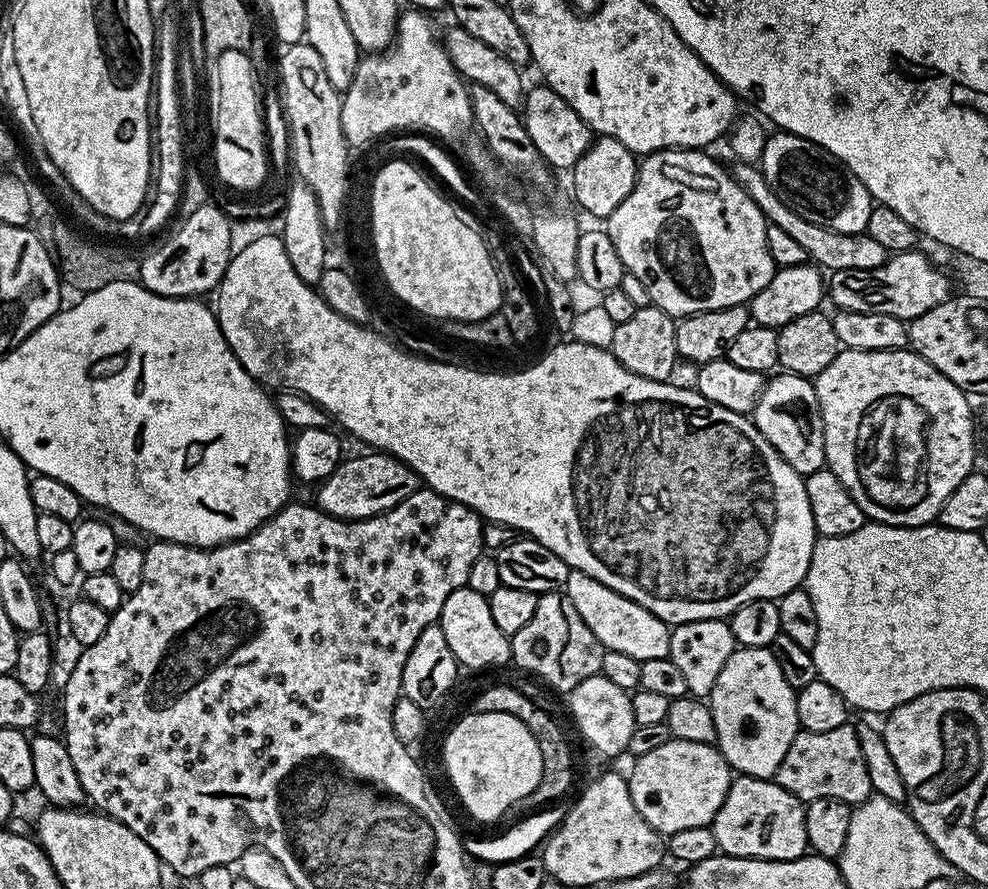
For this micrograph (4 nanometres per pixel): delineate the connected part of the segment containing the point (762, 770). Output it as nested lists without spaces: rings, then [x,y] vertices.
[[[737,647],[730,654],[710,697],[714,726],[718,726],[716,744],[728,767],[742,776],[757,776],[760,780],[775,777],[790,742],[801,731],[796,709],[797,689],[782,678],[782,669],[771,647]]]

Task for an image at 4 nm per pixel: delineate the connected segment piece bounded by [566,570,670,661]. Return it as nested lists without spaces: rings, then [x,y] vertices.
[[[575,570],[568,573],[566,595],[570,602],[574,602],[574,610],[582,614],[582,622],[590,626],[594,638],[598,638],[598,642],[603,644],[607,651],[630,654],[630,658],[639,661],[668,655],[669,625],[658,619],[650,610],[638,606],[638,602],[610,590],[610,586],[598,582],[585,572]]]

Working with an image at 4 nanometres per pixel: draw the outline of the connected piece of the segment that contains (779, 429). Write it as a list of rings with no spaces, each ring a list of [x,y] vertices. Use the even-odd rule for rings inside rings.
[[[781,371],[779,375],[773,375],[760,392],[760,398],[754,409],[754,423],[756,429],[766,438],[766,442],[774,446],[778,455],[793,470],[806,477],[826,464],[824,423],[820,417],[816,385],[807,376],[795,376],[794,373],[785,371]]]

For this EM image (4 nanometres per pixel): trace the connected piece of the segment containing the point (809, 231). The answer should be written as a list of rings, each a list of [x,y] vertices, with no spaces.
[[[737,163],[735,167],[736,181],[746,190],[746,194],[750,194],[750,198],[756,203],[758,210],[762,210],[764,219],[769,224],[786,230],[786,234],[792,235],[802,246],[802,250],[806,250],[809,261],[815,262],[821,269],[831,270],[832,272],[838,270],[874,270],[888,260],[890,253],[882,250],[882,246],[878,242],[874,242],[874,238],[870,238],[863,232],[842,234],[838,230],[823,228],[799,216],[793,208],[780,201],[778,194],[774,194],[774,190],[770,190],[770,186],[759,166]]]

